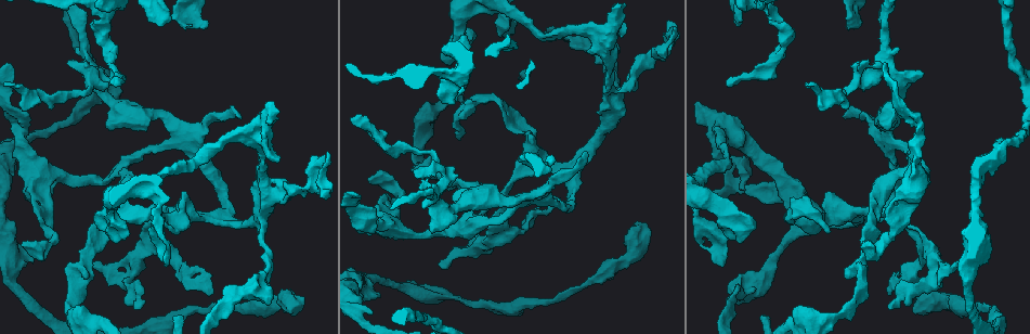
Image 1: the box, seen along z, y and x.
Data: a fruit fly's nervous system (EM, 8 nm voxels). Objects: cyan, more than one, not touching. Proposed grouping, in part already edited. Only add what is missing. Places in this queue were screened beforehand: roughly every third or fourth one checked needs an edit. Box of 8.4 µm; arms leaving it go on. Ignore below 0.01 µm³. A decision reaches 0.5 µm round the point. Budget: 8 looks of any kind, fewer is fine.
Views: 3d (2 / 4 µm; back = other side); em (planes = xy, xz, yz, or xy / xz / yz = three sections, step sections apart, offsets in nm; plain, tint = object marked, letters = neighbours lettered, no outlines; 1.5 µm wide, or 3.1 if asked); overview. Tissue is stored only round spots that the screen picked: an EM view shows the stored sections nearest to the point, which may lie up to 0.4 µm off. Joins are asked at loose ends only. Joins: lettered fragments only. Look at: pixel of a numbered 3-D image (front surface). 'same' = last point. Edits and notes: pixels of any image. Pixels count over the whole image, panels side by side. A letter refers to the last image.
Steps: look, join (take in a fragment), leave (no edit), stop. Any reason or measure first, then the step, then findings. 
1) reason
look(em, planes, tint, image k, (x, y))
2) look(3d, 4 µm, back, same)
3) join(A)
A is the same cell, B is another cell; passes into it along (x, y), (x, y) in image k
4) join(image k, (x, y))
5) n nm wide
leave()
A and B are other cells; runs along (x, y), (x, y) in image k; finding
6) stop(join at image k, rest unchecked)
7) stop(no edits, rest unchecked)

long arm stops here
look(3d, 2 µm, image 1, (637, 221))

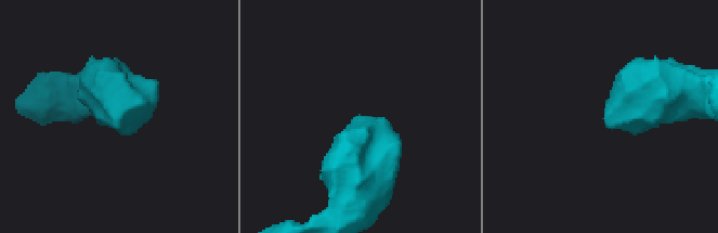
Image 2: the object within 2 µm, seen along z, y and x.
look(em, yz, step 4, tint, image 2, (360, 116))

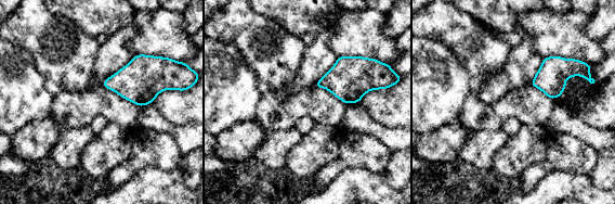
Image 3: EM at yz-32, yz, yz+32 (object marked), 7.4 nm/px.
look(em, xz, step 8, letters, same)

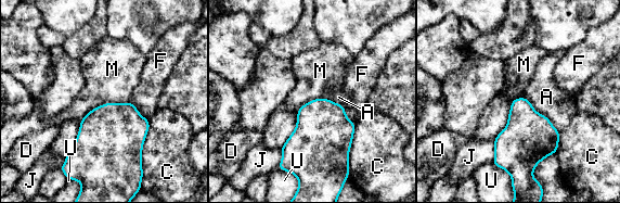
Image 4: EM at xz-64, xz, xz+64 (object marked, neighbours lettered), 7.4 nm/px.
220 nm wide
leave()
A, C, D, F, J, M and U are other cells; none of them fits

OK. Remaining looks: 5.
branch stops here
look(em, planes, letters, image 1, (872, 246))

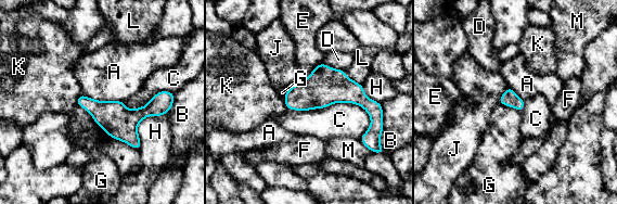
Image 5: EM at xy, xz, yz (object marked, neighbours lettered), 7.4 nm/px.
leave()
A, B, C, D, E, F, G, H, J, K, L and M are other cells; border along (81, 93), (98, 100), (121, 101) in image 5; none of them fits

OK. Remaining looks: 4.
look(em, xz, step 4, letters, image 1, (861, 64))

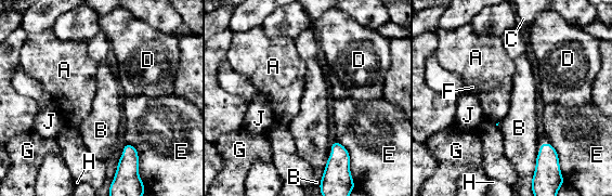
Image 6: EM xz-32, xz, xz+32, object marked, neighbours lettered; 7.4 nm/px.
look(em, planes, letters, same)

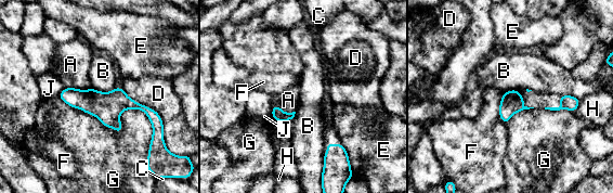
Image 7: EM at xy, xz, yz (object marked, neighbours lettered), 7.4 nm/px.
leave()
A, B, C, D, E, F, G, H and J are other cells; border along (117, 87), (108, 91), (92, 88) in image 7; none of them fits

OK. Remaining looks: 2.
stop(no edits, rest unchecked)

